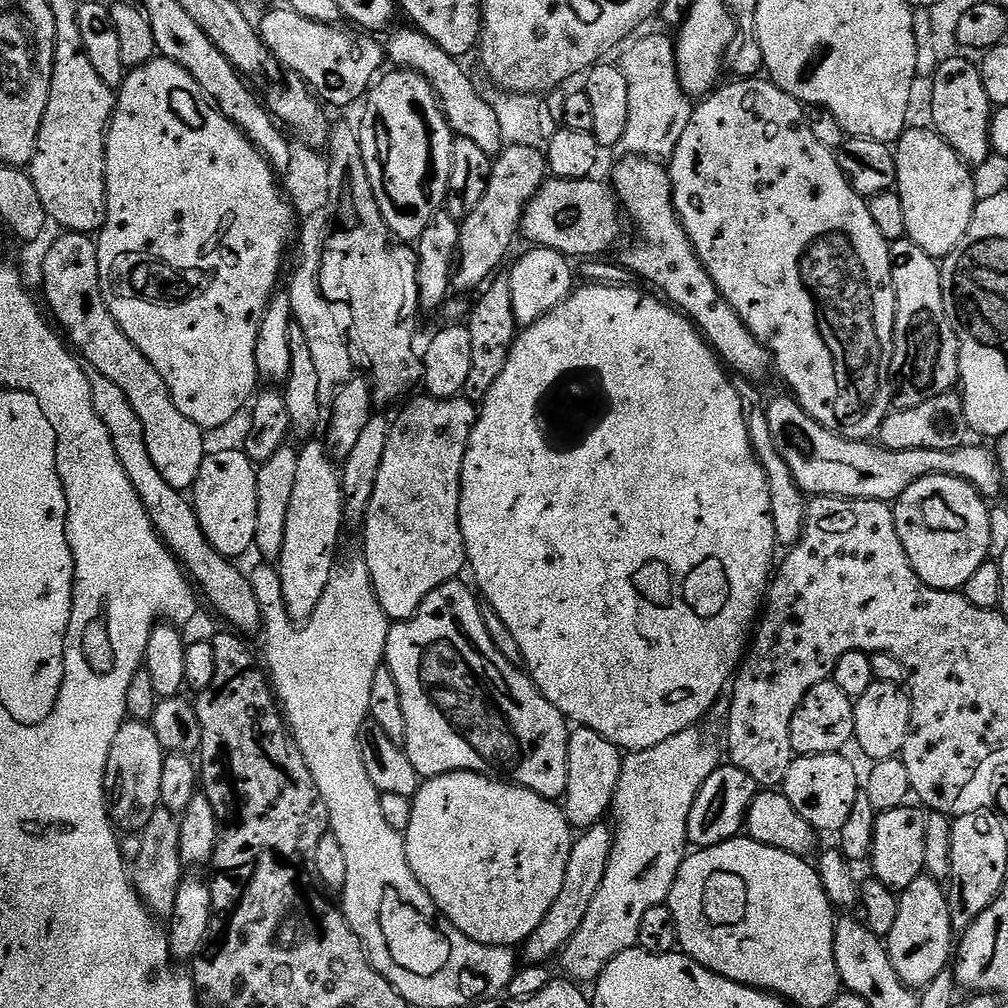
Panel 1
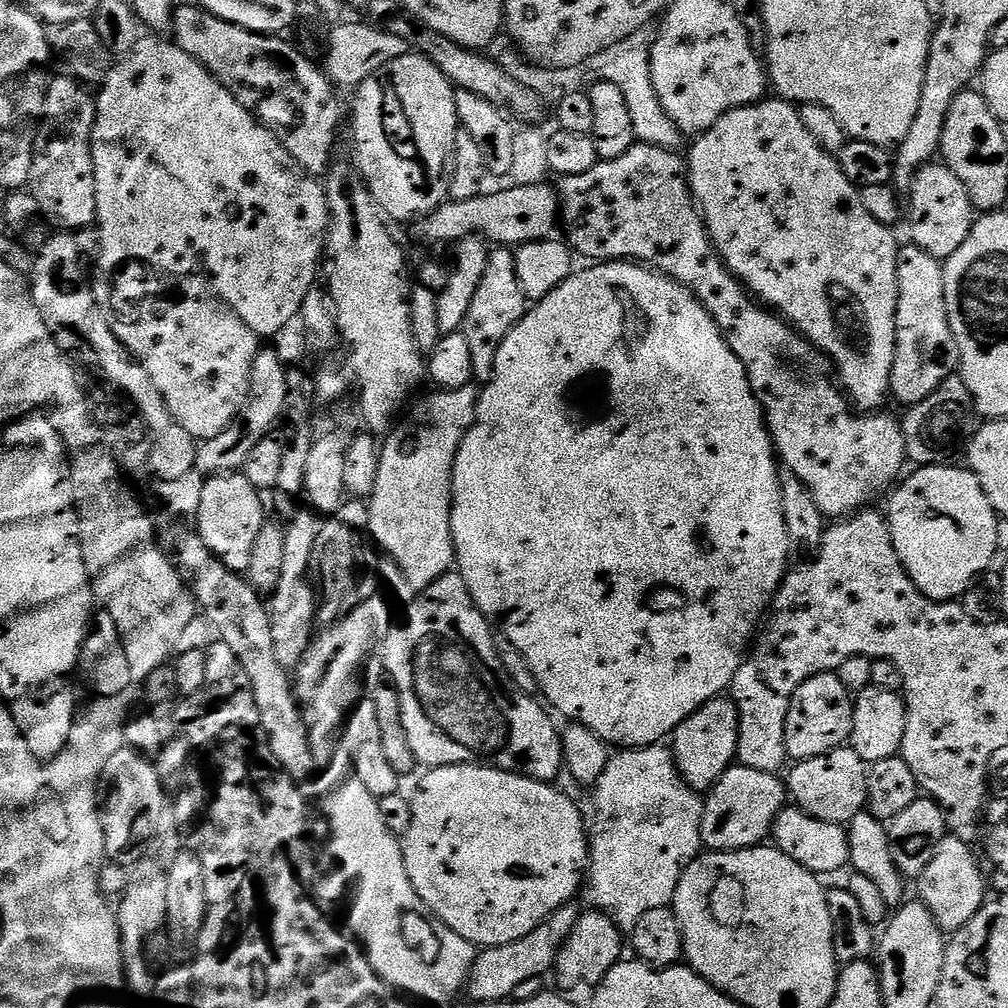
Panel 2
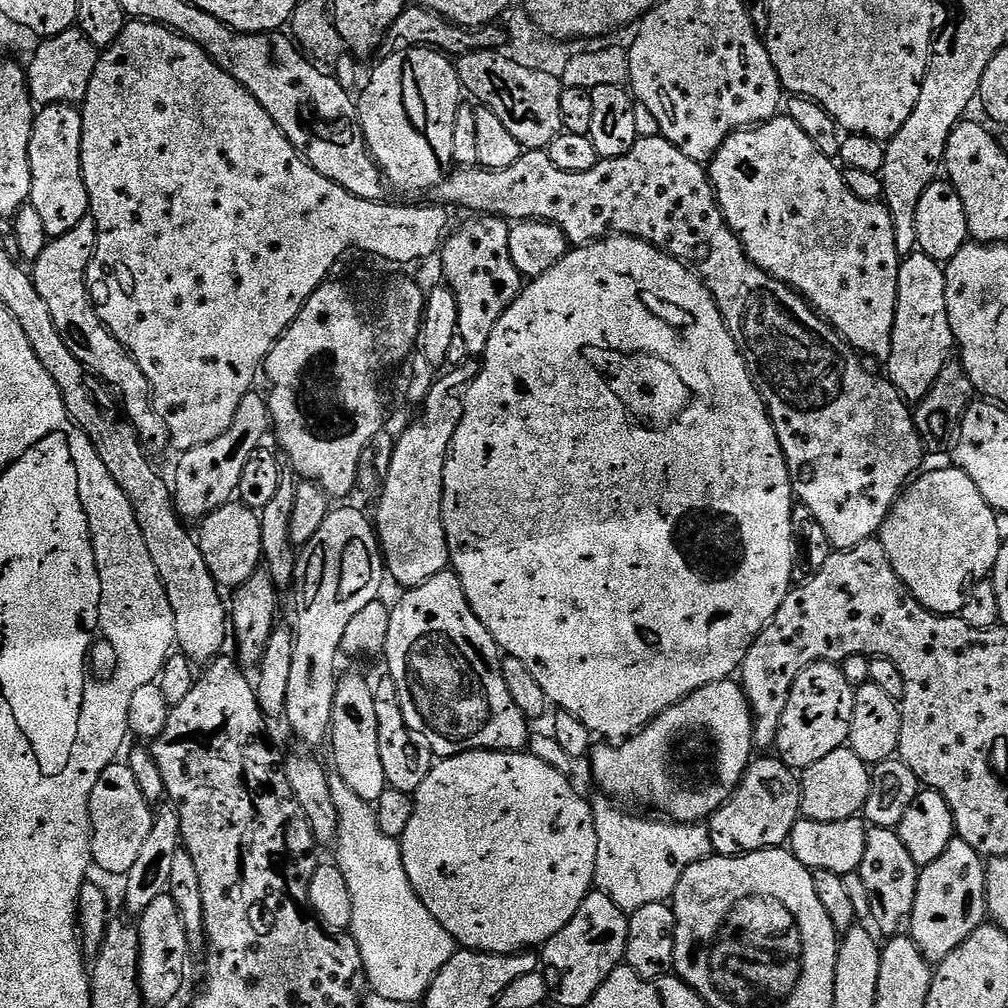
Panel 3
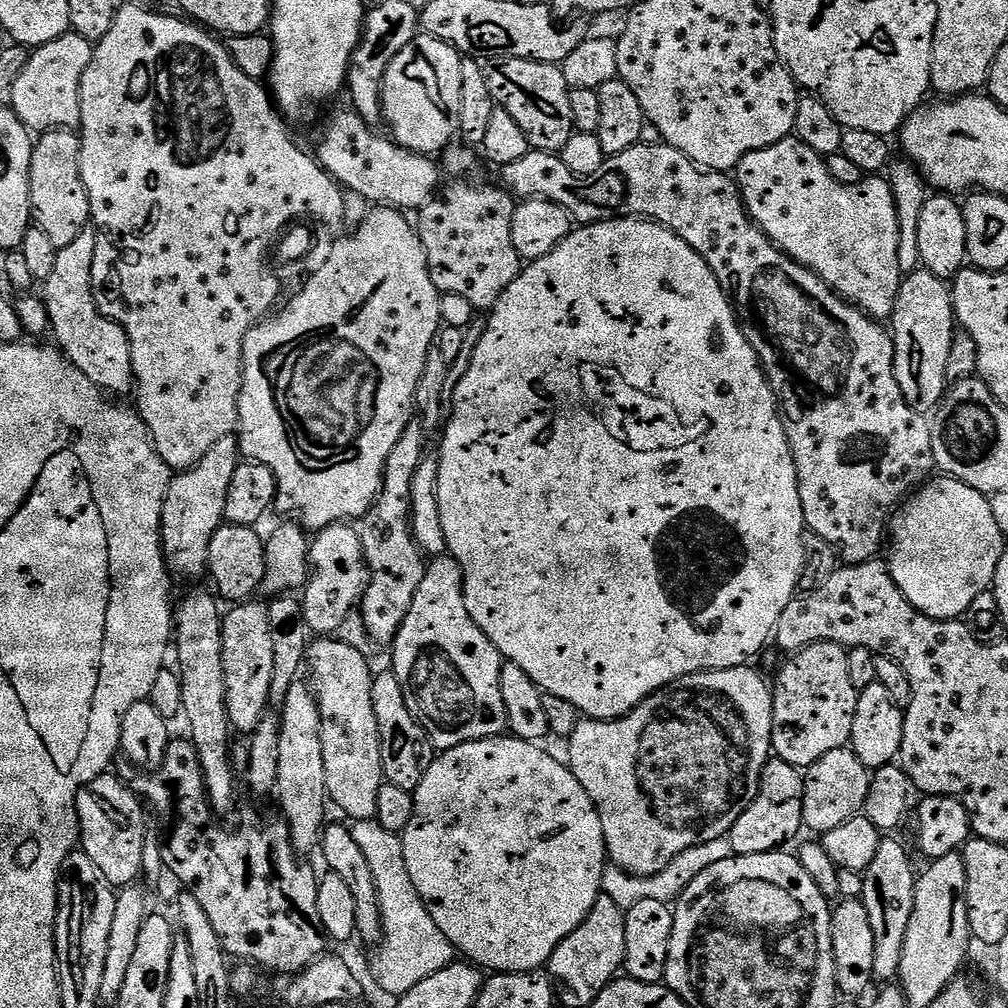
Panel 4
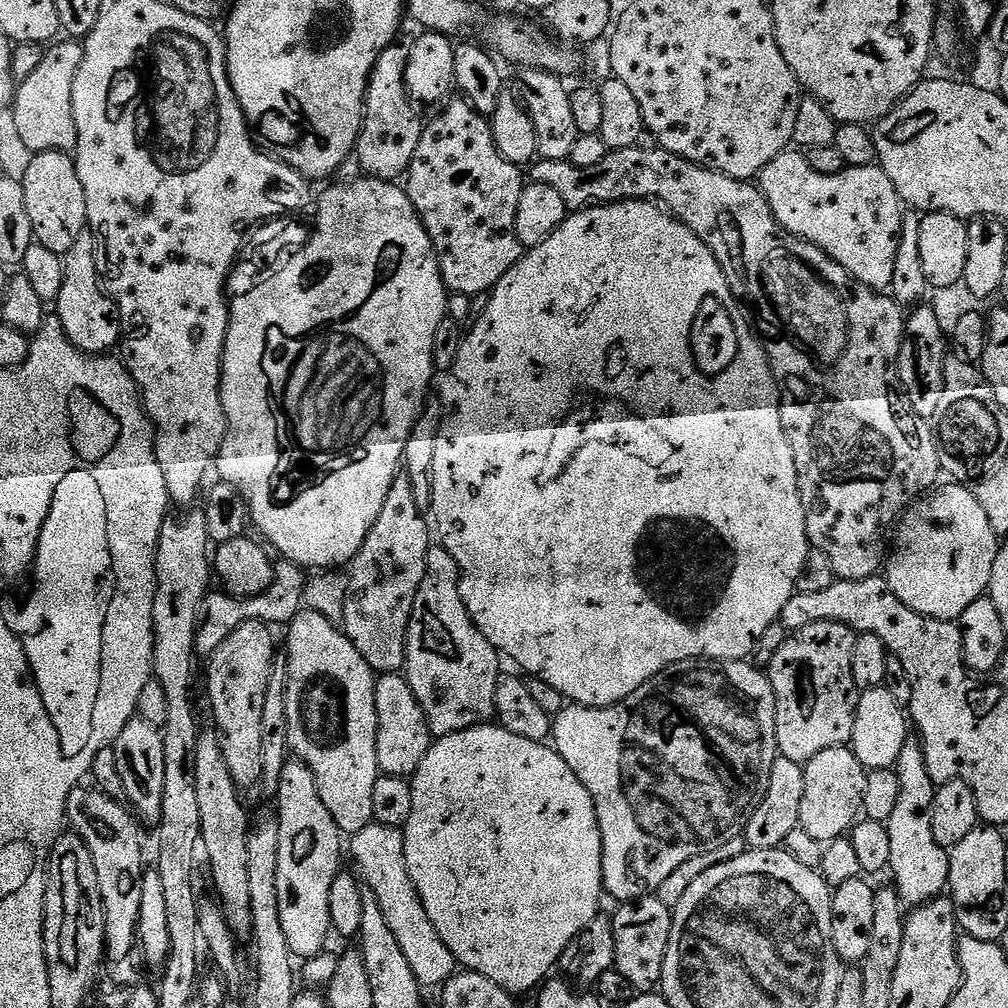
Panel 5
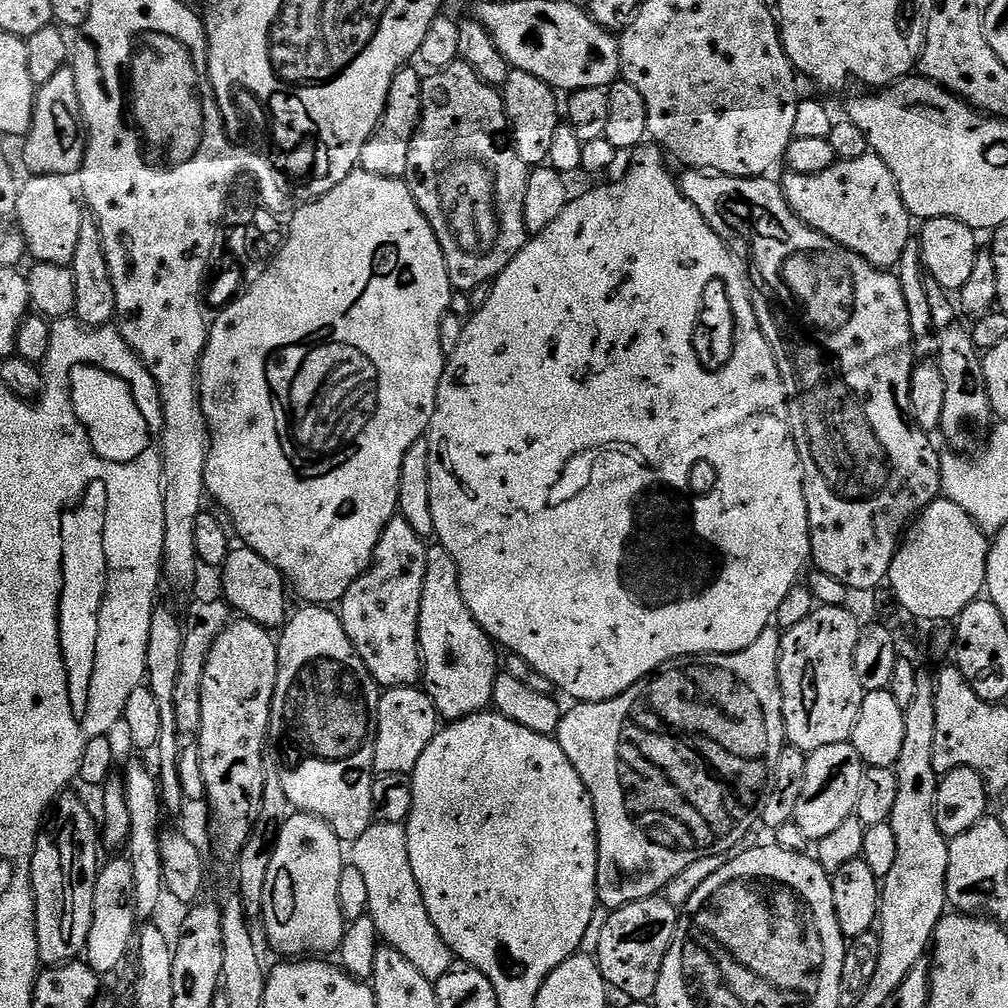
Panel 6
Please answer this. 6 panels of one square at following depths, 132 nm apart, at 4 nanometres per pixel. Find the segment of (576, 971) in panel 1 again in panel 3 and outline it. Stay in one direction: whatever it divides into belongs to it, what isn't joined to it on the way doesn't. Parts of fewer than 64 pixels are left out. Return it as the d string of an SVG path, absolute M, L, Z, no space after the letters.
M603 794L597 797L591 801L598 834L594 884L627 914L642 906L671 901L682 874L686 874L694 862L713 855L710 834L703 823L677 824L667 818L647 820L644 816L623 812L628 810Z

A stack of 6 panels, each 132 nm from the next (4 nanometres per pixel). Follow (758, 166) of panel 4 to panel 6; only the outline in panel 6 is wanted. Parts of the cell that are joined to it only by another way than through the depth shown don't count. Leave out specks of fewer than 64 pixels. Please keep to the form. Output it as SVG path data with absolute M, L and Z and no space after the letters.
M869 154L853 160L837 160L835 164L831 164L818 174L788 172L785 177L785 180L782 180L784 197L794 210L794 214L802 218L802 222L826 234L826 238L846 246L854 254L866 258L875 268L892 270L899 265L909 240L914 236L914 218L906 210L902 194L894 182L894 174L890 174L882 158Z

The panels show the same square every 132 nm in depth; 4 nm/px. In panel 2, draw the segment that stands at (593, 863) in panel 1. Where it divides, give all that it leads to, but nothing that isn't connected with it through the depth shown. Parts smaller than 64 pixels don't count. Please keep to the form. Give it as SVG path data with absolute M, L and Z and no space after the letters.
M575 903L563 904L550 918L542 921L537 928L530 930L526 938L518 942L506 942L502 946L483 949L477 955L472 973L468 975L466 996L477 1000L480 1004L499 1005L500 1001L512 997L514 990L522 986L522 982L530 982L530 978L544 978L553 971L556 959L563 944L570 938L575 924L579 922L582 912L576 909Z

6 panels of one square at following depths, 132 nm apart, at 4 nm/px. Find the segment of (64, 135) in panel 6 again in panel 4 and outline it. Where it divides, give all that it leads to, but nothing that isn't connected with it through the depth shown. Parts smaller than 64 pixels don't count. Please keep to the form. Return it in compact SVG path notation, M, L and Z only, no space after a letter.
M70 30L62 38L46 42L29 55L26 70L22 70L22 78L14 82L10 93L10 107L25 128L36 134L79 129L82 118L80 79L86 74L86 66L90 66L93 47L93 41Z

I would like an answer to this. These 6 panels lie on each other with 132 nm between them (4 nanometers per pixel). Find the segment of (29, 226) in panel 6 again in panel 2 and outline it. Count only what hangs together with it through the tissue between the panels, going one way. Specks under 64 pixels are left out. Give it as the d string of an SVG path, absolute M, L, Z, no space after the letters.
M53 75L48 81L44 115L32 155L30 191L38 198L49 225L60 230L88 230L96 224L96 179L92 161L92 131L96 96L75 75Z

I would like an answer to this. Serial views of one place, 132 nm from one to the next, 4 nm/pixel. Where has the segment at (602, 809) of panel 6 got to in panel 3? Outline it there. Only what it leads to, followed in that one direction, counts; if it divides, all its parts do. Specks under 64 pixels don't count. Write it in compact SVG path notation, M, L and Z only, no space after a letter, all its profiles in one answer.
M732 678L723 680L722 682L714 682L710 686L702 686L698 690L694 690L694 694L690 694L684 700L678 701L674 706L670 706L665 712L656 716L648 725L640 729L631 740L617 744L612 742L600 742L593 747L590 753L590 761L592 760L592 776L596 779L596 784L600 787L599 791L603 793L603 795L617 802L623 802L625 805L649 804L650 807L657 808L657 810L660 811L657 813L663 814L667 819L677 824L698 824L707 821L709 816L713 816L713 814L735 794L736 787L740 785L740 779L744 776L744 771L746 771L748 765L752 763L753 759L752 707L748 704L748 699L746 698L743 688Z

